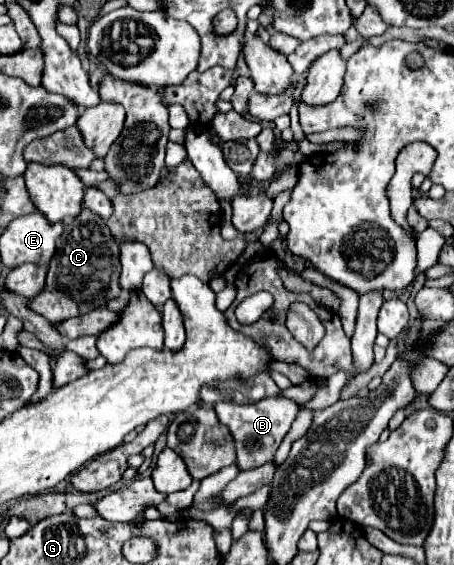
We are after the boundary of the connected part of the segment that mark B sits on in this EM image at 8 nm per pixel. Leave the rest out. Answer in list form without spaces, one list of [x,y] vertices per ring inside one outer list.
[[[267,397],[253,405],[235,405],[235,403],[217,403],[215,405],[217,417],[221,423],[229,427],[235,441],[235,465],[241,471],[261,467],[269,461],[273,461],[277,447],[281,445],[283,437],[291,429],[291,423],[295,421],[299,413],[299,405],[287,397]]]

